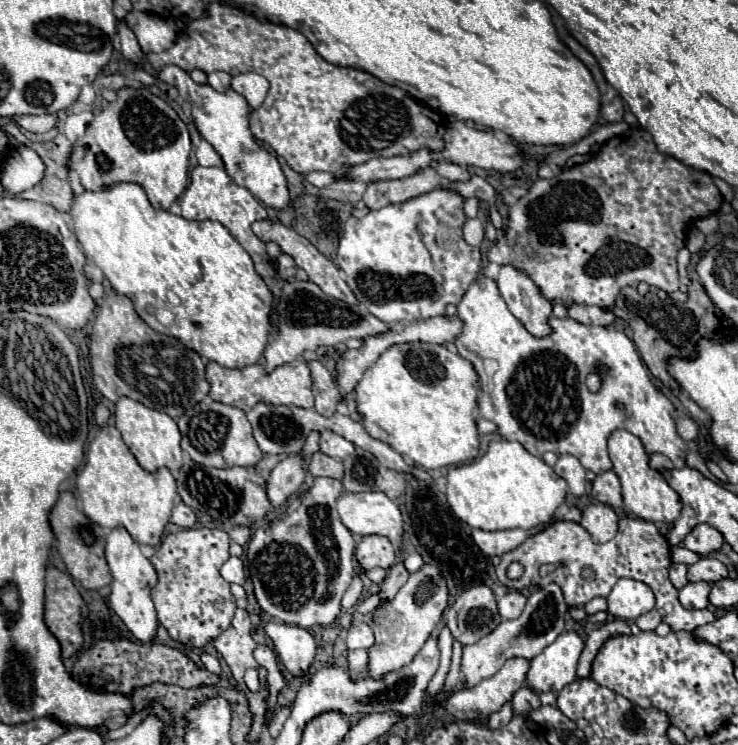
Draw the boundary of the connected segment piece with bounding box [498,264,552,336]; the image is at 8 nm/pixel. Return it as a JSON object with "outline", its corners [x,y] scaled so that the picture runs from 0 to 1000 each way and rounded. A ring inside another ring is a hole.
{"outline":[[[694,354],[680,357],[675,387],[691,419],[707,430],[718,448],[740,451],[745,446],[743,424],[748,421],[748,408],[734,397],[732,387],[710,362],[696,360]]]}

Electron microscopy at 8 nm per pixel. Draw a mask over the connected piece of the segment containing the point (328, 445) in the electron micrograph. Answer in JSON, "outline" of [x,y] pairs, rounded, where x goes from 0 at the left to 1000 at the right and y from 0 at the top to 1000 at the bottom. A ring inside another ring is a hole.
{"outline":[[[436,577],[436,580],[434,580],[434,604],[436,604],[442,612],[466,617],[469,612],[474,612],[474,609],[480,607],[480,596],[472,593],[469,588],[447,580],[447,577]]]}

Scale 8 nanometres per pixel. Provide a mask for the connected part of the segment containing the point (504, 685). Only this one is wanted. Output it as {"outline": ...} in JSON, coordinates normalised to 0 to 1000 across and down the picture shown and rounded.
{"outline":[[[691,883],[667,910],[653,913],[653,915],[645,918],[642,923],[618,926],[618,929],[607,937],[604,953],[607,953],[618,966],[656,969],[667,956],[675,956],[675,950],[680,950],[680,945],[686,945],[688,940],[694,940],[696,929],[705,926],[705,923],[713,918],[713,902],[715,902],[715,886]]]}

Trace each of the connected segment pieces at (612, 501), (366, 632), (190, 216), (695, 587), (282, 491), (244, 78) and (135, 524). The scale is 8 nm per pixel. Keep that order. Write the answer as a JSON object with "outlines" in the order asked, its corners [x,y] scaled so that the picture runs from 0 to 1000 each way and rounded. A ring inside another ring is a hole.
{"outlines":[[[[829,631],[810,636],[805,650],[802,650],[802,666],[816,677],[824,677],[829,682],[840,682],[843,679],[843,663],[840,663],[837,639]]],[[[482,835],[472,846],[469,864],[472,871],[500,871],[507,866],[508,856],[501,838]]],[[[266,223],[257,234],[257,250],[249,255],[244,266],[244,279],[247,279],[247,293],[252,295],[295,295],[298,301],[304,301],[312,309],[312,314],[325,325],[325,330],[339,341],[339,346],[344,349],[347,365],[355,373],[366,373],[374,368],[369,346],[358,338],[360,333],[358,325],[352,325],[347,314],[339,309],[339,301],[344,295],[363,293],[363,287],[333,252],[317,247],[317,242],[306,234],[304,226]]],[[[932,781],[921,795],[921,811],[935,819],[954,819],[962,813],[959,800],[962,800],[962,784],[957,781]]],[[[407,609],[382,617],[360,642],[360,663],[371,682],[388,677],[388,671],[407,655],[412,647],[415,620]]],[[[333,97],[314,105],[314,118],[333,132],[339,148],[350,148],[363,126],[363,107],[347,97]]],[[[146,569],[136,574],[133,585],[122,593],[117,626],[106,636],[103,652],[111,668],[111,685],[125,701],[149,711],[171,709],[176,719],[190,730],[201,733],[217,730],[236,679],[238,644],[233,642],[228,628],[217,628],[206,636],[190,628],[157,572]]]]}

